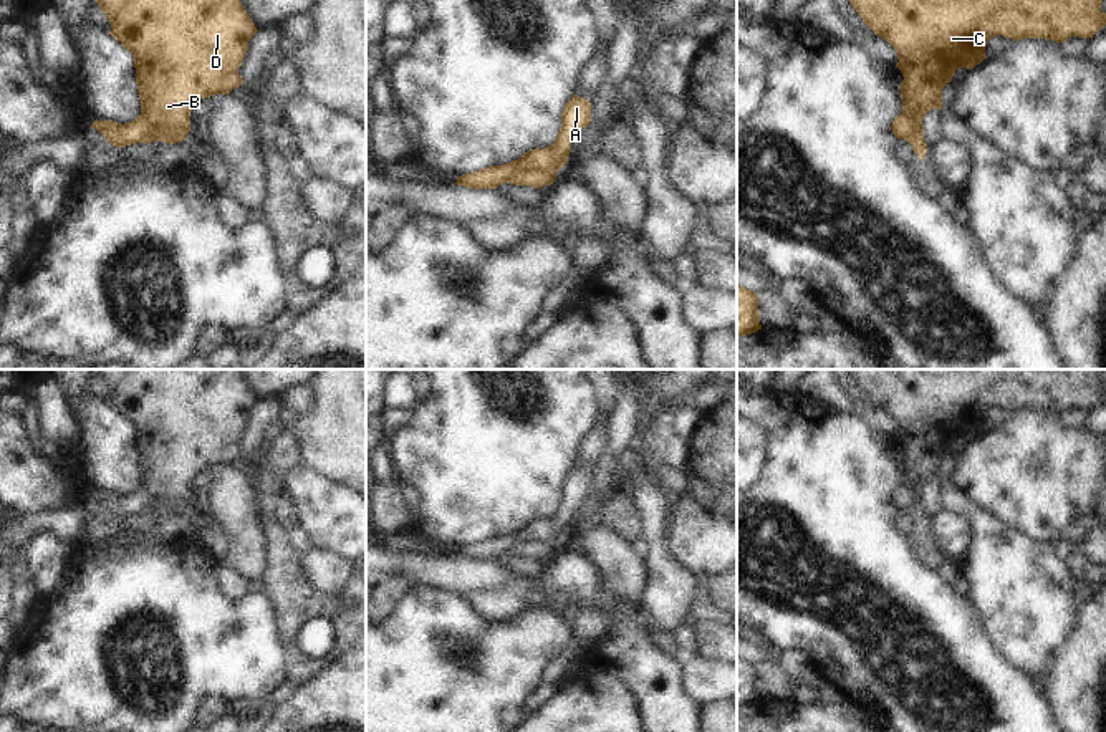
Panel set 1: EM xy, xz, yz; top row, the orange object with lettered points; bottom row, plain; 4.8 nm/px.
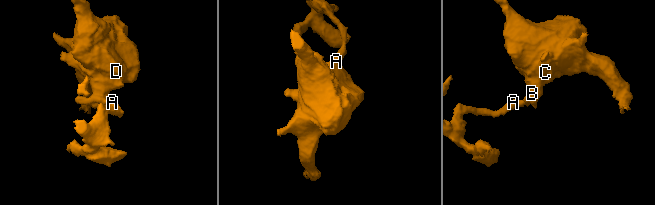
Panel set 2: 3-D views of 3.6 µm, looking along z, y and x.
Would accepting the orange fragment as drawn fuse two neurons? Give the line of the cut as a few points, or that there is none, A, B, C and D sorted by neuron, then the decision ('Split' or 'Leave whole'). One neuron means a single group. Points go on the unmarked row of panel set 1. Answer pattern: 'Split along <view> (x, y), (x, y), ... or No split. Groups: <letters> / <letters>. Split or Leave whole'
Split along xz (553, 542), (515, 542), (509, 552). Groups: A / B C D. Split.

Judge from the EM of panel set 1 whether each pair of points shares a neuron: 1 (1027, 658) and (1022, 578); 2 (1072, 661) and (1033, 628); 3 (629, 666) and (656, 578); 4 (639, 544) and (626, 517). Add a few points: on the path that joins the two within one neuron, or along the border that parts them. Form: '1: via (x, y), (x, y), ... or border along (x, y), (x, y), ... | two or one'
1: via (1027, 638), (1027, 615), (1022, 610), (1022, 598) | one
2: border along (1077, 613), (1073, 631), (1047, 663), (1040, 683) | two
3: border along (639, 601), (648, 621) | two
4: via (634, 537), (628, 524) | one

